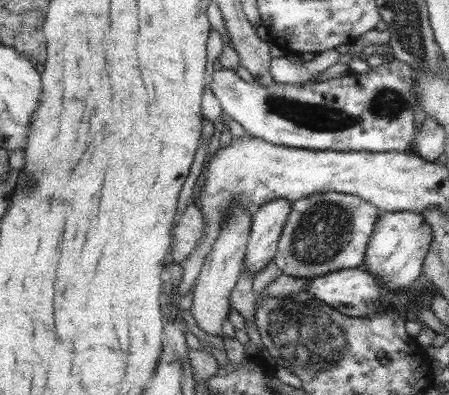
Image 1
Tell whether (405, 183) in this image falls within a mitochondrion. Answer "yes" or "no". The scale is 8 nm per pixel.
no

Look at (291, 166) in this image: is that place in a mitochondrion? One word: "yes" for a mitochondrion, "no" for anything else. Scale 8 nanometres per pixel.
no

